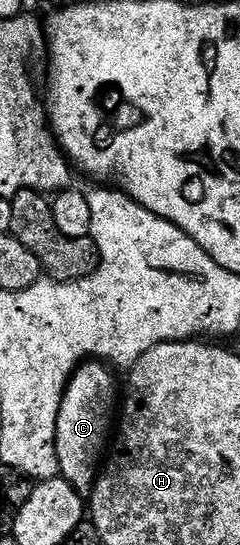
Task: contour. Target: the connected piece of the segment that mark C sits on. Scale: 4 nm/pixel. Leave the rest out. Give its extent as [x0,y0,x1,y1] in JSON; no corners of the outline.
[55,360,119,495]

